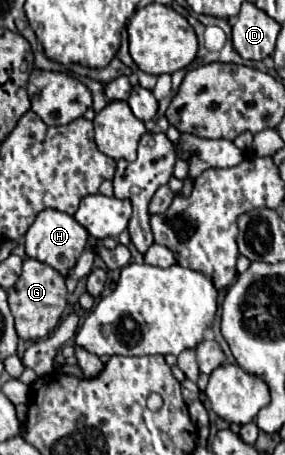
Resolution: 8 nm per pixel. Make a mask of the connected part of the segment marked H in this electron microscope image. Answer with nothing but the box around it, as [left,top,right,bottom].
[25,208,97,276]

